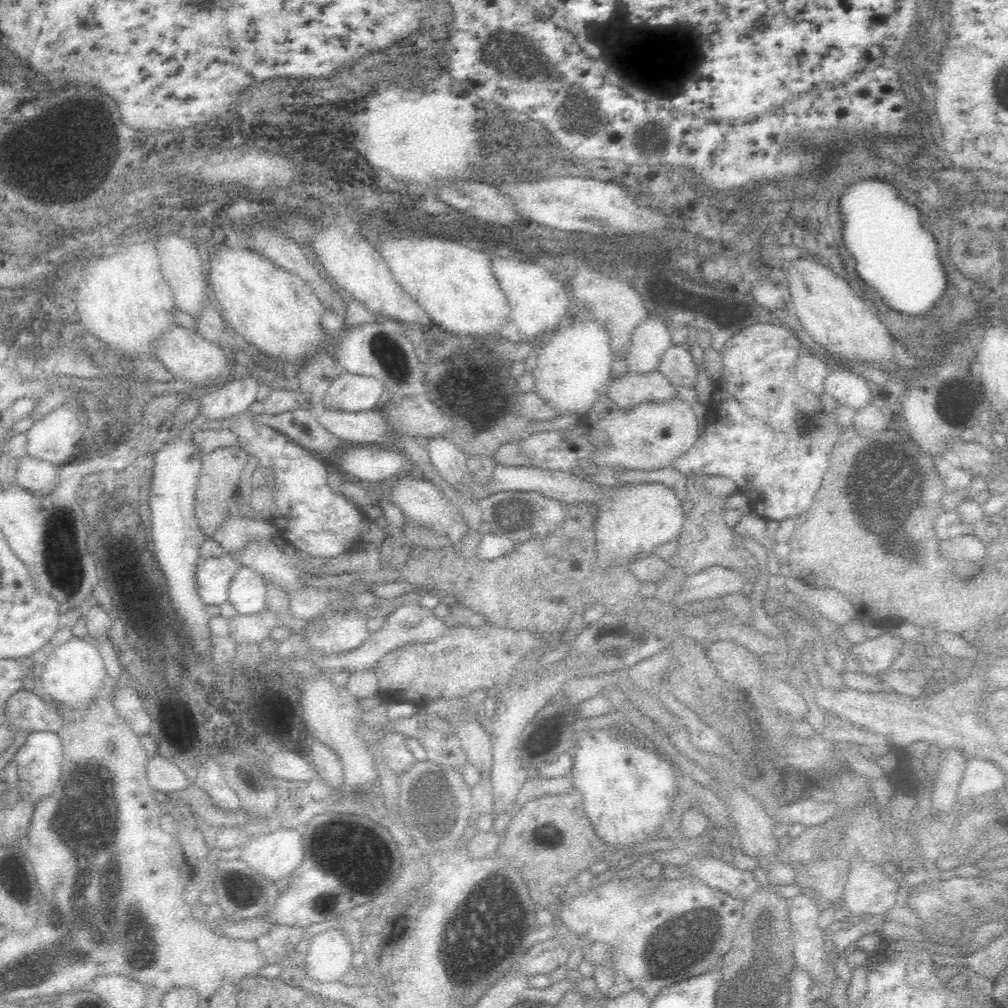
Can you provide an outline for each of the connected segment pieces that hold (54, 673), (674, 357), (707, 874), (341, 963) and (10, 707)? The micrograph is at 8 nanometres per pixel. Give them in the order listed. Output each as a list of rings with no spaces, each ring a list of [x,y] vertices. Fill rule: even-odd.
[[[72,638],[64,642],[62,648],[52,650],[50,658],[44,664],[40,680],[46,686],[46,694],[52,696],[52,700],[58,700],[70,708],[86,708],[100,694],[104,678],[106,678],[106,666],[102,662],[98,648],[88,640]]]
[[[670,346],[658,366],[658,370],[674,386],[694,386],[696,382],[696,364],[690,358],[687,346]]]
[[[696,858],[690,864],[690,870],[698,872],[700,878],[714,890],[726,892],[734,898],[746,900],[758,888],[758,882],[752,872],[738,870],[732,864],[722,864],[722,860],[716,860],[716,858]]]
[[[342,930],[324,932],[322,938],[310,944],[308,960],[306,960],[306,974],[318,982],[338,980],[350,968],[352,950],[348,940],[344,940]]]
[[[20,690],[6,702],[6,718],[26,732],[58,732],[62,726],[62,716],[28,690]]]

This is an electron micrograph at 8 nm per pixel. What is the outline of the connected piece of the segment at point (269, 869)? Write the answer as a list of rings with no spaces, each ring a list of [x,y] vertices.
[[[278,830],[260,838],[252,838],[242,850],[242,860],[270,880],[288,876],[302,862],[302,858],[302,836],[294,830]]]

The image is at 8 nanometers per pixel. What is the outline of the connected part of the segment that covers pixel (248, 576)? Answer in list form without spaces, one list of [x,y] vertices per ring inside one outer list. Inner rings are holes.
[[[242,566],[242,574],[234,576],[234,582],[228,590],[228,602],[236,608],[238,614],[256,614],[266,606],[266,584],[264,576],[252,568]]]

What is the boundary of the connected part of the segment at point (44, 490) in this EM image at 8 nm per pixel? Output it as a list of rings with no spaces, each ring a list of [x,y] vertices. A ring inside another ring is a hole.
[[[28,455],[20,458],[17,470],[15,484],[38,494],[50,494],[60,474],[60,466]]]

